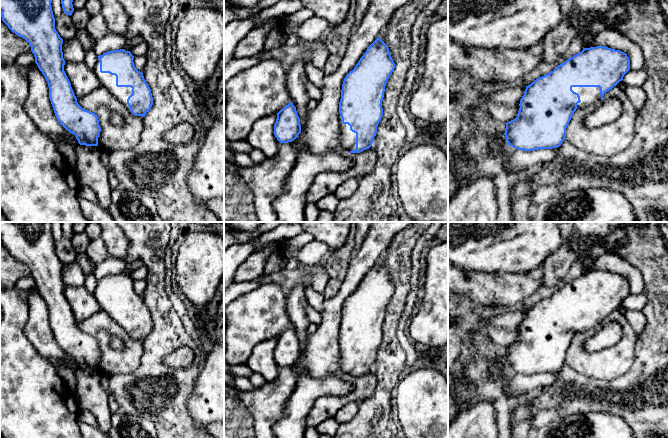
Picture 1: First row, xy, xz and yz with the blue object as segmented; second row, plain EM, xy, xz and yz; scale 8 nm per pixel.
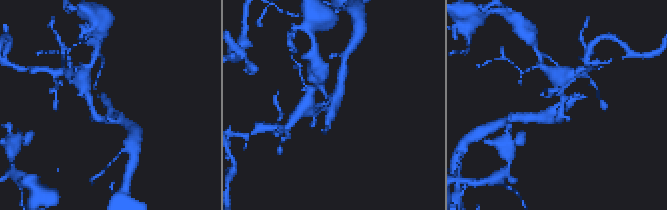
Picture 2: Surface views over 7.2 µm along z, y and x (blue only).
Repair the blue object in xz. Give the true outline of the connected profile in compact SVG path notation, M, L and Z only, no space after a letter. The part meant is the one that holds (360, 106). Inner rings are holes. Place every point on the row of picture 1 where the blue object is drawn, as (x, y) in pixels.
M378 37L344 78L339 102L340 143L346 153L360 153L372 146L383 116L386 83L395 69L388 46Z

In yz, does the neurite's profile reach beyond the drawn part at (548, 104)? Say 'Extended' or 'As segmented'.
Extended

